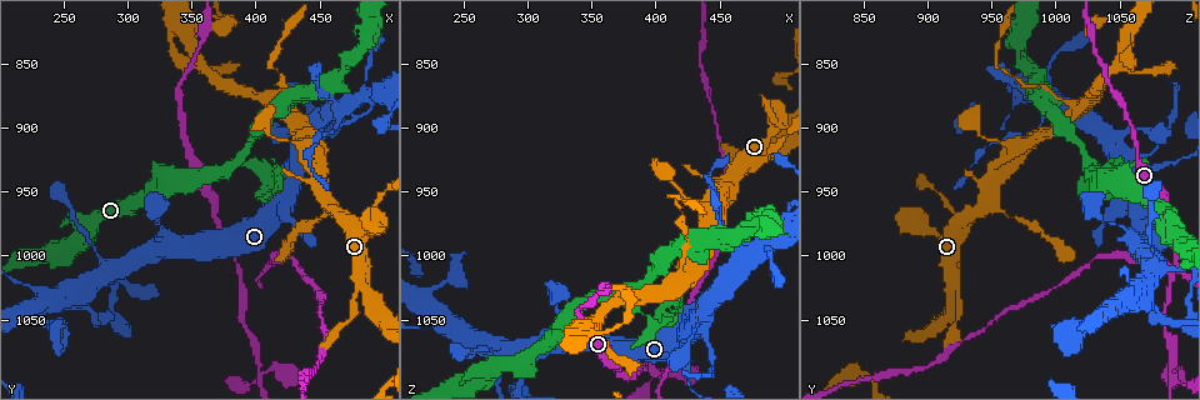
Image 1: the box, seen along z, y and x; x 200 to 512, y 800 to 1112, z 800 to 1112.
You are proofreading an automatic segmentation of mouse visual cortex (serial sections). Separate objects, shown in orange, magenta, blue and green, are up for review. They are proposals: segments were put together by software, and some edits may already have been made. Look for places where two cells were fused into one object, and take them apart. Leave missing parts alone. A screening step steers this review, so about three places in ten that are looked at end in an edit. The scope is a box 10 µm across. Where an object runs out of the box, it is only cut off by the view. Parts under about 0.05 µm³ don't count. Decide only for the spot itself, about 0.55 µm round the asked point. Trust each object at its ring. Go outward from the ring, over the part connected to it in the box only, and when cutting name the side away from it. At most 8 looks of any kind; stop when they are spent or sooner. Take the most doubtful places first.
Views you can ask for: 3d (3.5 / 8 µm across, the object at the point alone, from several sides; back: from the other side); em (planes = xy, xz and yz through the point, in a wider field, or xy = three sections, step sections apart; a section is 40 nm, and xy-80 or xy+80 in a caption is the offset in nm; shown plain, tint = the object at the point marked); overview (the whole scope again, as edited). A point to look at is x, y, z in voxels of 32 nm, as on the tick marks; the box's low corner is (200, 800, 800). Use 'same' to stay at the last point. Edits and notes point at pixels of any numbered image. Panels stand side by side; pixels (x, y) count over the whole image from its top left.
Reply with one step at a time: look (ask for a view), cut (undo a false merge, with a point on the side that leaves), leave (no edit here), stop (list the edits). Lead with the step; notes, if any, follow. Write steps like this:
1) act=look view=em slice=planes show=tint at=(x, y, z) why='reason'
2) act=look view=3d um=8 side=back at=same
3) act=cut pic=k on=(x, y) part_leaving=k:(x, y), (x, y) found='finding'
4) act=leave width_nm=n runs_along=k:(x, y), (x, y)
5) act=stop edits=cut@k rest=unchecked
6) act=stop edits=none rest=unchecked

act=look view=3d um=3.5 at=(420, 938, 1042) why='a narrow waist'

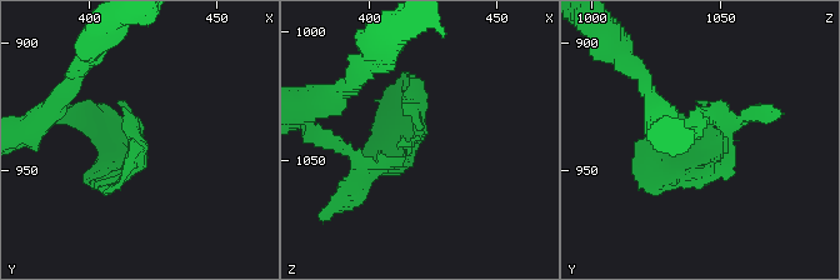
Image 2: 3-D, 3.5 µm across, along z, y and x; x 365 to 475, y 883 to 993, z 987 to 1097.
act=look view=em slice=planes show=tint at=(418, 941, 1041) why='shape alone is not enough'

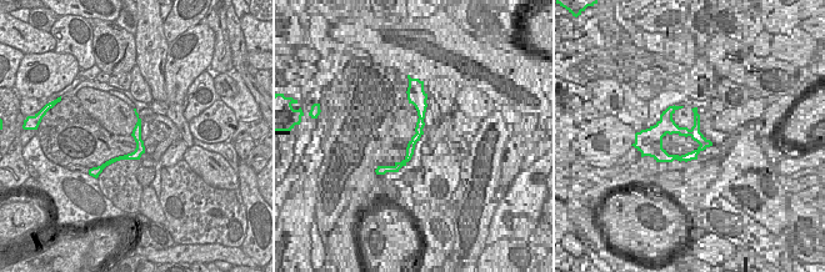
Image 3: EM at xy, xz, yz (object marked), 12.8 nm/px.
act=leave found='one cell here'

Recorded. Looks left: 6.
act=look view=em slice=xy step=3 show=tint at=(424, 886, 1018) why='three-way junction'

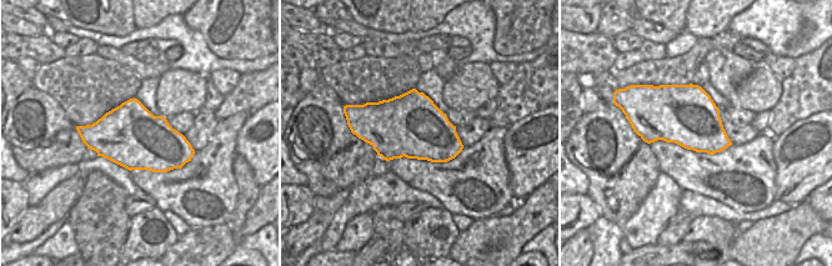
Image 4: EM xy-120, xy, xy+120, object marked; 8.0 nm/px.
act=look view=3d um=3.5 at=same why='wider look'

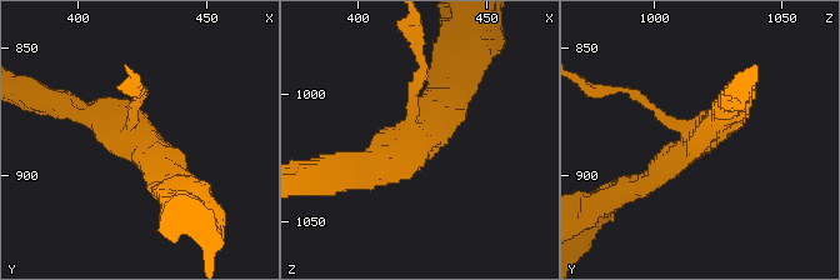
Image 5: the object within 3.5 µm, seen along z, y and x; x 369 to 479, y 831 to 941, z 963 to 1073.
act=leave arm_widths_nm=150,300,350 runs_along=5:(463, 79), (416, 146), (359, 171) found='continuous, no second cell'

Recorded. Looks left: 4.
act=look view=3d um=3.5 at=(274, 1048, 1084) why='sharp bend'

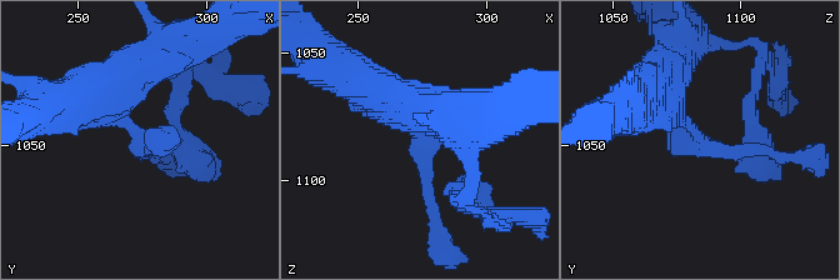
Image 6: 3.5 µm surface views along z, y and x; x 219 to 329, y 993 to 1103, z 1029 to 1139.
act=look view=em slice=xy step=5 show=tint at=(275, 1047, 1084)

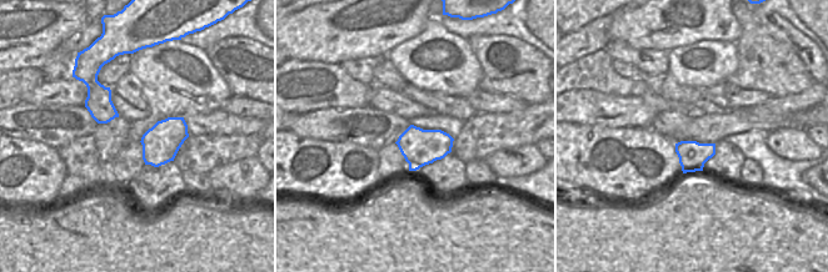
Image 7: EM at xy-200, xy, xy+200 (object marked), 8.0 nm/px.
act=leave runs_along=6:(121, 75), (118, 114), (151, 140), (183, 140) found='all the same cell'

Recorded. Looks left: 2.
act=look view=3d um=3.5 at=(366, 964, 1088) why='sudden change in width'

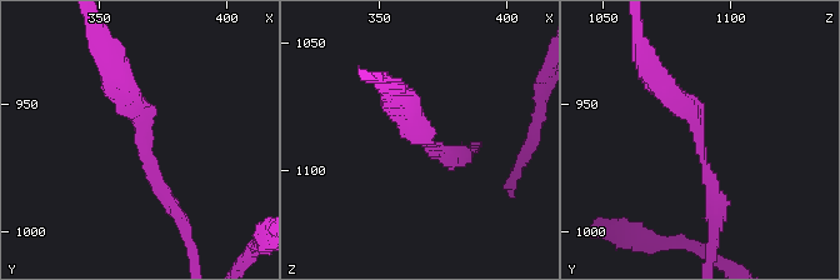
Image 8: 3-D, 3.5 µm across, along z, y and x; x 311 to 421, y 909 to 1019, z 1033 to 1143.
act=leave arm_widths_nm=200,300 runs_along=8:(655, 79), (694, 114), (716, 213) found='one cell here'

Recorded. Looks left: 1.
act=stop edits=none rest=unchecked

